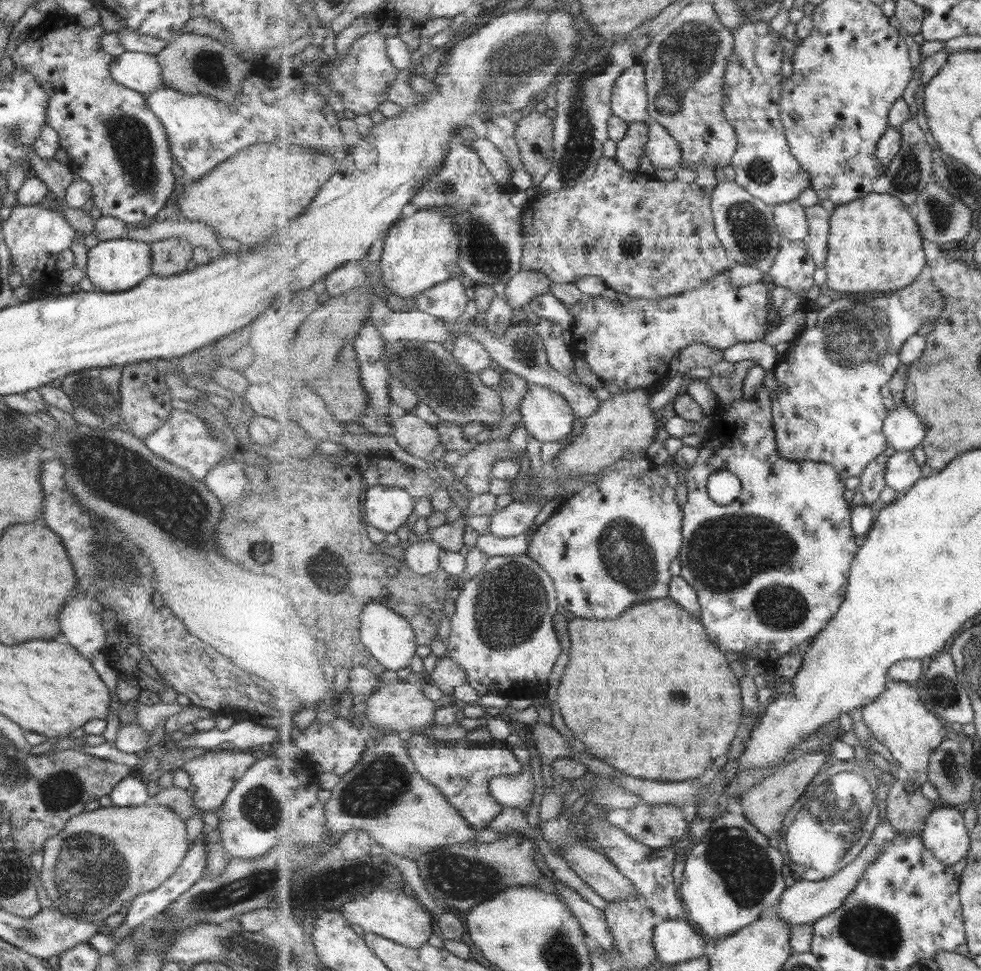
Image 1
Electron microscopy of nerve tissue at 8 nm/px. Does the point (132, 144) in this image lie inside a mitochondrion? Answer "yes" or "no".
yes

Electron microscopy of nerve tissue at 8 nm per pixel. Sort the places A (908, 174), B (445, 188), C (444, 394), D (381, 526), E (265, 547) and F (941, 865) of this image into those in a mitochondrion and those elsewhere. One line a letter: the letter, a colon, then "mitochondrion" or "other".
A: mitochondrion
B: mitochondrion
C: mitochondrion
D: other
E: mitochondrion
F: other

